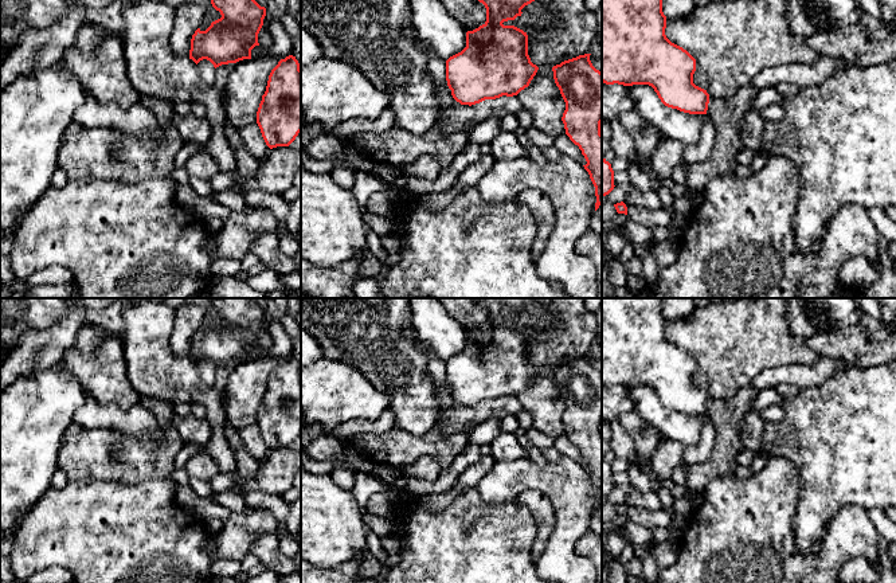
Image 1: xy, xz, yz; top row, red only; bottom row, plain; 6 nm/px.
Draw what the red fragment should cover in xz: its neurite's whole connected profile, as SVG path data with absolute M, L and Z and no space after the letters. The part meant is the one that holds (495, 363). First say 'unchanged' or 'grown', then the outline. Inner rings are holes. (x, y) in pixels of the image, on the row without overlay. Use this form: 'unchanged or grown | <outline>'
unchanged | M477 298L486 309L486 322L466 333L466 348L446 361L446 382L453 399L461 406L476 406L502 396L513 398L529 387L539 368L528 356L528 336L504 322L521 317L521 310L536 298Z

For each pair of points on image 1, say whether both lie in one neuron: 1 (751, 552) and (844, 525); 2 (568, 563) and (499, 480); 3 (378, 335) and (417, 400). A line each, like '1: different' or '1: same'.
1: same
2: same
3: same

